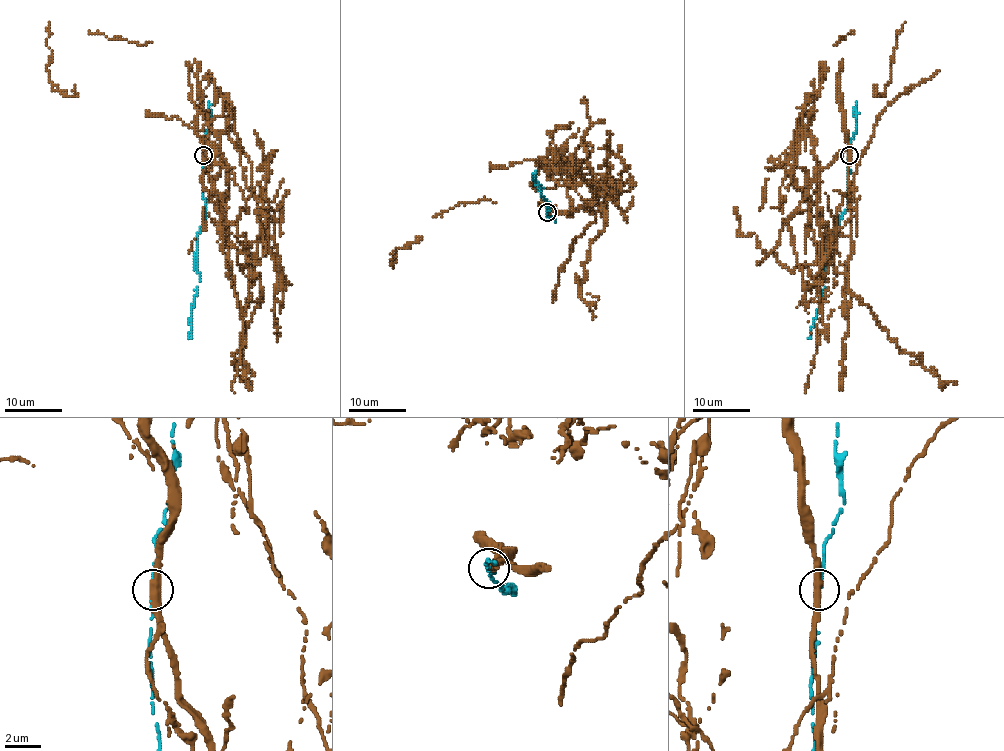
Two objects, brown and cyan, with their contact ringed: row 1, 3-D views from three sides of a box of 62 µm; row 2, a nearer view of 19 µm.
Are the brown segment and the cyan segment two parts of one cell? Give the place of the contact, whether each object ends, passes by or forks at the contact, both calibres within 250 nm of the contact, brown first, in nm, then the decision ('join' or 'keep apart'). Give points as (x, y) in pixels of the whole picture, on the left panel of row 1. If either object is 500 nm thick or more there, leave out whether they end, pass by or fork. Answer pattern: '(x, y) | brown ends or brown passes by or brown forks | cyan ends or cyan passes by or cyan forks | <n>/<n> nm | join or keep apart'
(203, 155) | brown passes by | cyan passes by | 400/130 nm | keep apart

